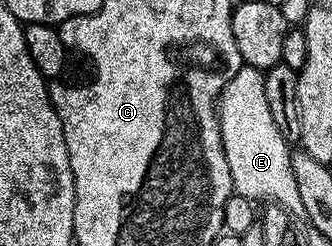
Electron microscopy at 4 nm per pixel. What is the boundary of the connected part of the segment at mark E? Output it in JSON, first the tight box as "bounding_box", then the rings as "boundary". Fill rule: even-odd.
{"bounding_box":[218,66,303,216],"boundary":[[[241,66],[240,71],[222,88],[218,113],[222,132],[222,148],[226,152],[226,164],[230,164],[233,191],[260,204],[275,204],[286,208],[294,216],[303,215],[302,199],[298,196],[298,184],[294,180],[292,150],[288,139],[282,136],[282,132],[278,132],[278,124],[274,124],[270,103],[266,101],[266,84],[263,73],[252,66]]]}

